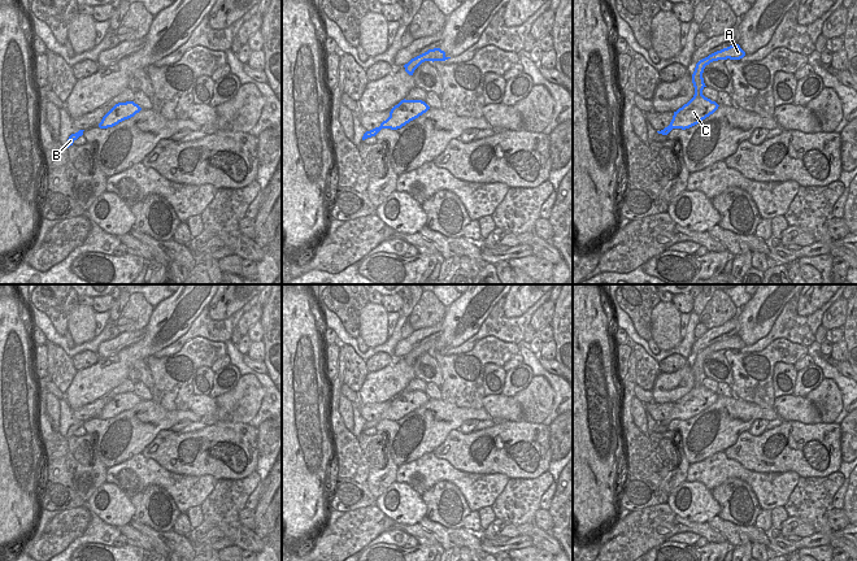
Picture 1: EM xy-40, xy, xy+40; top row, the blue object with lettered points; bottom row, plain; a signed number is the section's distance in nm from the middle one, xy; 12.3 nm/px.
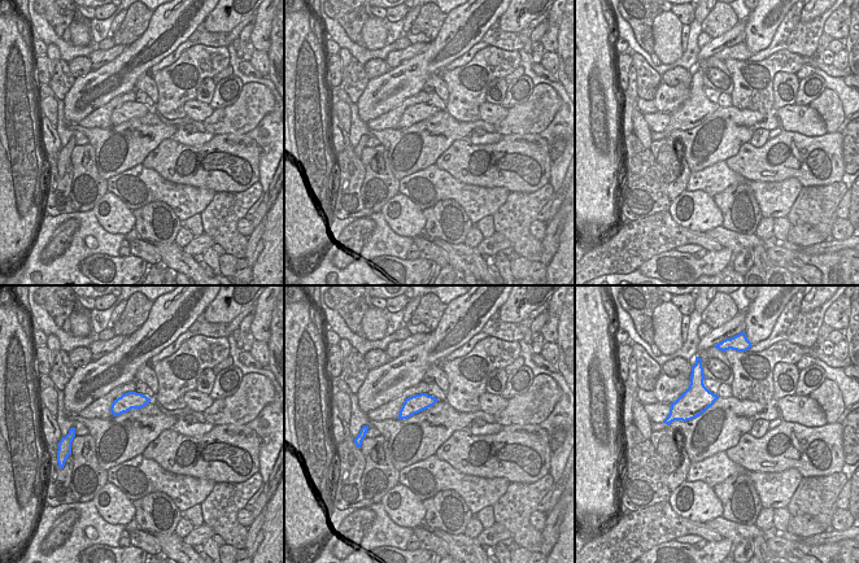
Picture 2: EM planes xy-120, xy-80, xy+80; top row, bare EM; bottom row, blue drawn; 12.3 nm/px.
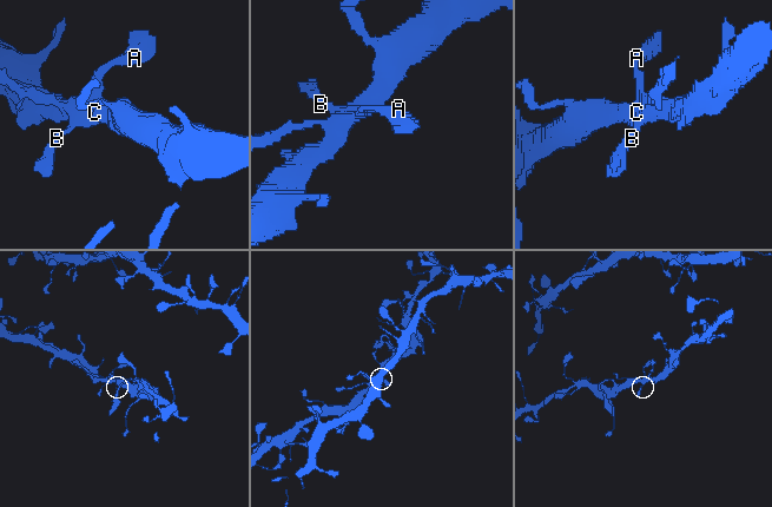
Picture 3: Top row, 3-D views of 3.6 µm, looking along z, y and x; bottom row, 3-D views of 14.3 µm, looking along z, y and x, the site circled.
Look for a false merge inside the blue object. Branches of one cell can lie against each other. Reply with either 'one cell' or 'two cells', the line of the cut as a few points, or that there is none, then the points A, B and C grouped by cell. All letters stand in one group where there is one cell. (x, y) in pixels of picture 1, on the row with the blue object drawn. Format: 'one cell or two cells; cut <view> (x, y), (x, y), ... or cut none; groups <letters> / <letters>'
one cell; cut none; groups A B C

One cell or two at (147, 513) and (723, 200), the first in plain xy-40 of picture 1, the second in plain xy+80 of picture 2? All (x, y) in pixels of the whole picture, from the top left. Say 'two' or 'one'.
one

